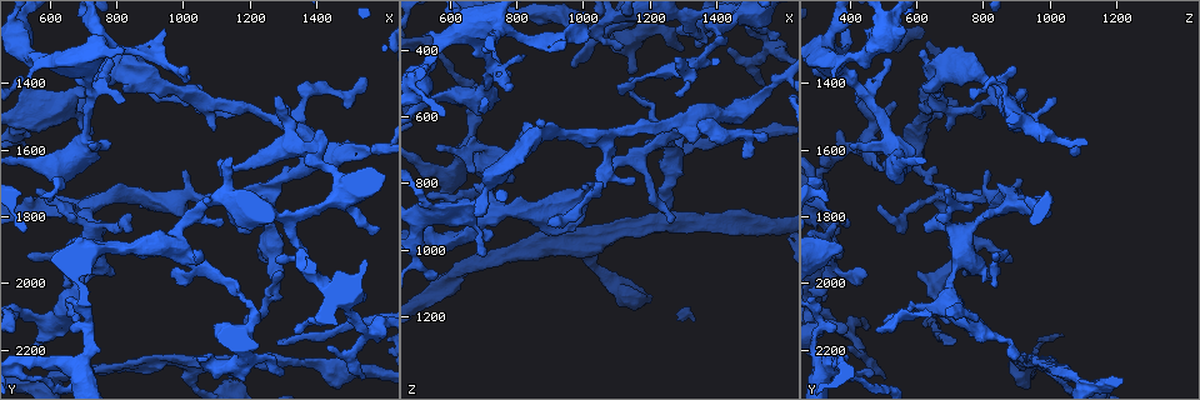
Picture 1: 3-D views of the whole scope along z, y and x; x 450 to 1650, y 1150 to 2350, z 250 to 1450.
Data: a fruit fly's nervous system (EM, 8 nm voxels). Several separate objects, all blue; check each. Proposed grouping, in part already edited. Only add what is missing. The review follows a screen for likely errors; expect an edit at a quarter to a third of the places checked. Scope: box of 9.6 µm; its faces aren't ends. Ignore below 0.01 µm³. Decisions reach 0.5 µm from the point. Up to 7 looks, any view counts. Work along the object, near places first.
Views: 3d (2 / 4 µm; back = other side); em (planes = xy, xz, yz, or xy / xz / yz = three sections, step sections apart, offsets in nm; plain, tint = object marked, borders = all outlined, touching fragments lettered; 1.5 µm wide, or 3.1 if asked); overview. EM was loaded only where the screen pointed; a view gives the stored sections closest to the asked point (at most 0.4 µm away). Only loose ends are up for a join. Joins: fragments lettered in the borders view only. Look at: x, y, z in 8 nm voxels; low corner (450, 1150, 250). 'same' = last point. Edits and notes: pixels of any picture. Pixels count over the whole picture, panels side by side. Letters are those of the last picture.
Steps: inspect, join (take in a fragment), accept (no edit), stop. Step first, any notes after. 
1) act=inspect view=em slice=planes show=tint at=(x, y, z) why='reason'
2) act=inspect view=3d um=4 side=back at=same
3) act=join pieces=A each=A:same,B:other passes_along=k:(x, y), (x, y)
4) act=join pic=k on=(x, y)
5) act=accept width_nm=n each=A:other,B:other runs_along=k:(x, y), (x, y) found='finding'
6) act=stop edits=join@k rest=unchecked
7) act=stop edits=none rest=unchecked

act=inspect view=3d um=2 at=(1480, 1460, 720) why='an open end'

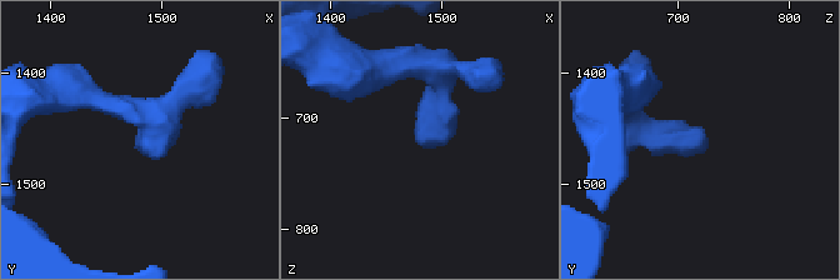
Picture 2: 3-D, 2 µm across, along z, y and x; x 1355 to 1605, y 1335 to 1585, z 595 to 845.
act=inspect view=em slice=planes show=borders at=(1484, 1466, 728)

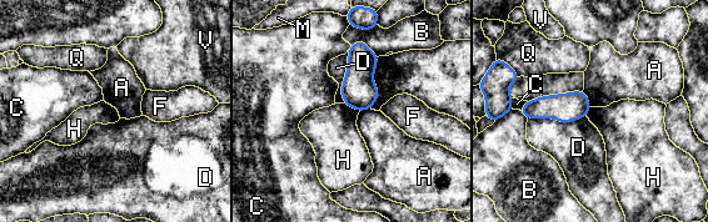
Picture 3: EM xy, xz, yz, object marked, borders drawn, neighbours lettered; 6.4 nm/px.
act=accept each=A:other,B:other,C:other,D:other,F:other,H:other,M:other,Q:other,V:other border=3:(344, 102), (359, 111) found='no lettered fragment goes on from it'

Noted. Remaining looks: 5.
act=inspect view=em slice=planes show=borders at=(1240, 1940, 890) why='branch stops here'

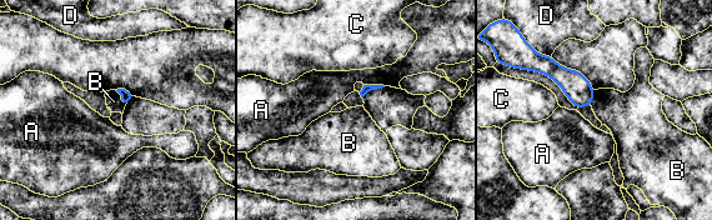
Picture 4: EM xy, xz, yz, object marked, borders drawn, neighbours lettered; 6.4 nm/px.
act=accept each=A:other,B:other,C:other,D:other border=4:(595, 90), (590, 105) found='no lettered fragment goes on from it'

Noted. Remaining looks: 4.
act=inspect view=em slice=planes show=borders at=(860, 2240, 960) why='an open end'

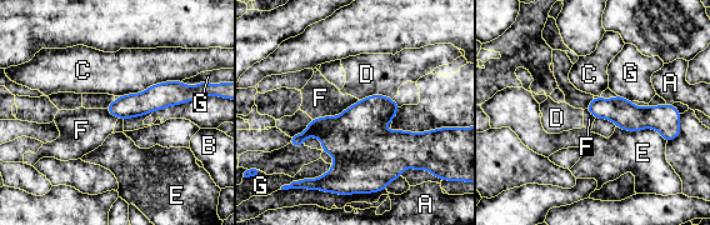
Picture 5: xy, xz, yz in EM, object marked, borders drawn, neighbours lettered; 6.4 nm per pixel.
act=accept width_nm=140 each=A:other,B:other,C:other,D:other,E:other,F:other,G:other runs_along=5:(208, 91), (170, 93), (110, 109) found='no lettered fragment goes on from it'

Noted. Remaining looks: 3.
act=stop edits=none rest=unchecked

